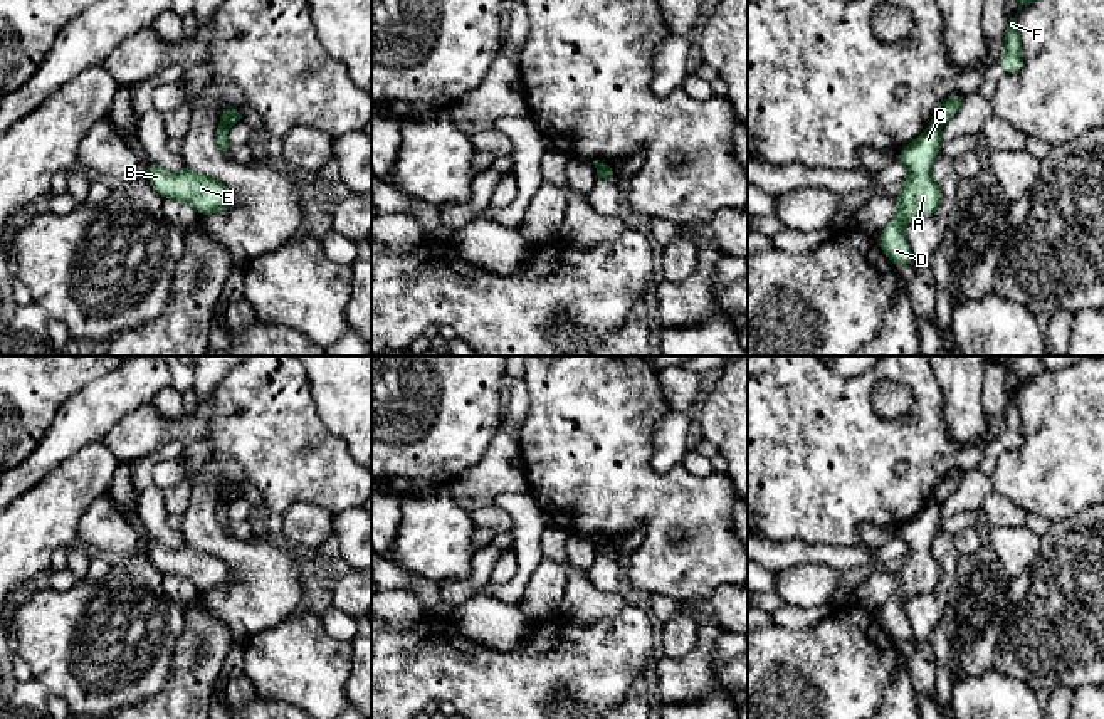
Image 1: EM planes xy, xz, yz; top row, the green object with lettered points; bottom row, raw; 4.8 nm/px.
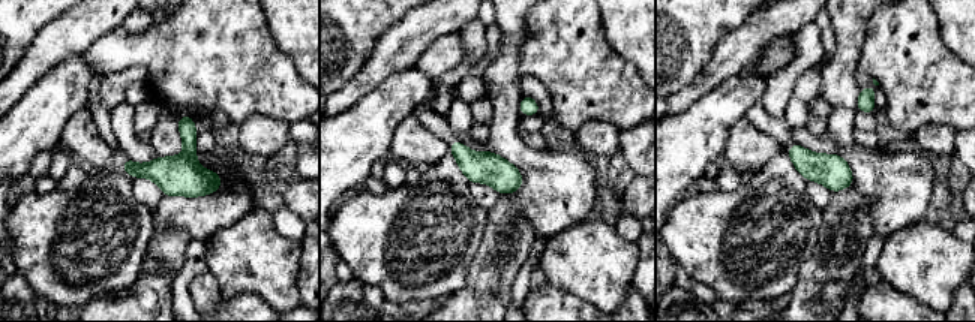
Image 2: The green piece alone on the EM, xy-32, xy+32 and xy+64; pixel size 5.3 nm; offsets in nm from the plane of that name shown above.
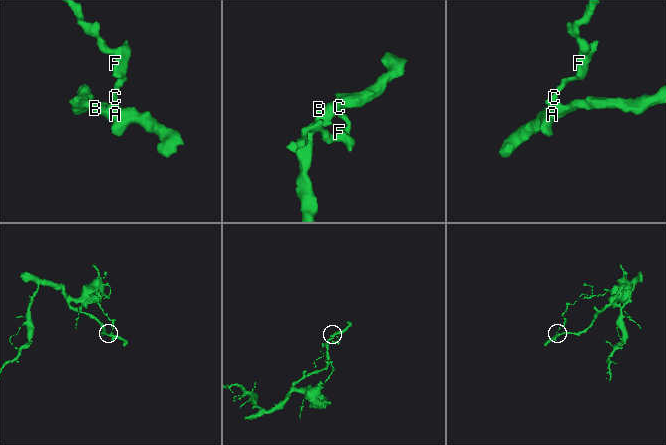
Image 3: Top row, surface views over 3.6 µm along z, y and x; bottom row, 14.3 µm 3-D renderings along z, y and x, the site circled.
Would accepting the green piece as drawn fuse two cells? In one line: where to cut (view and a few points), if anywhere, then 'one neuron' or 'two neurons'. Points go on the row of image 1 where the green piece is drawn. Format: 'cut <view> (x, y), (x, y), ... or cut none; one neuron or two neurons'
cut xy (220, 121), (227, 126); two neurons

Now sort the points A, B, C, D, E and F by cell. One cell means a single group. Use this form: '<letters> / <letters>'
A B C D E / F

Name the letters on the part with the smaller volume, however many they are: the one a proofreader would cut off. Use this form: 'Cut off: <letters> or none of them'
Cut off: F

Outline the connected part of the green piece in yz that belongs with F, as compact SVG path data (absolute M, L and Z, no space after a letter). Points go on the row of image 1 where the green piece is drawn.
M1018 13L1007 22L1005 29L1005 55L1000 60L1005 74L1015 74L1022 69L1022 39L1017 25Z

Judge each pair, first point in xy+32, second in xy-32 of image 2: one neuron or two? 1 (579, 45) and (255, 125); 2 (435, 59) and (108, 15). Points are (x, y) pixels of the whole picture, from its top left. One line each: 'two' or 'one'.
1: two
2: two

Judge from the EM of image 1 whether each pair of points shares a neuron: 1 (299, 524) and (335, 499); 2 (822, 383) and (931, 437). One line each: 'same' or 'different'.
1: different
2: same

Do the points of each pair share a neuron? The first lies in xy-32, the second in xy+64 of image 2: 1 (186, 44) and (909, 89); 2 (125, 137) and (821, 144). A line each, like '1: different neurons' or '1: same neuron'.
1: same neuron
2: different neurons

